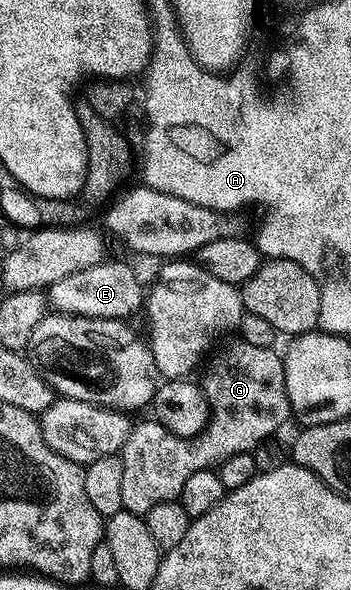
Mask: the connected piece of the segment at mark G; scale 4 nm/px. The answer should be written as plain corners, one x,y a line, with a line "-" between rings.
237,342
224,352
217,352
210,357
211,365
201,379
209,409
209,419
201,434
181,438
154,418
132,427
121,453
124,512
146,517
153,506
178,500
181,486
185,486
185,481
197,474
197,470
215,470
233,455
254,453
262,440
269,439
287,419
292,419
283,356
277,354
274,347

